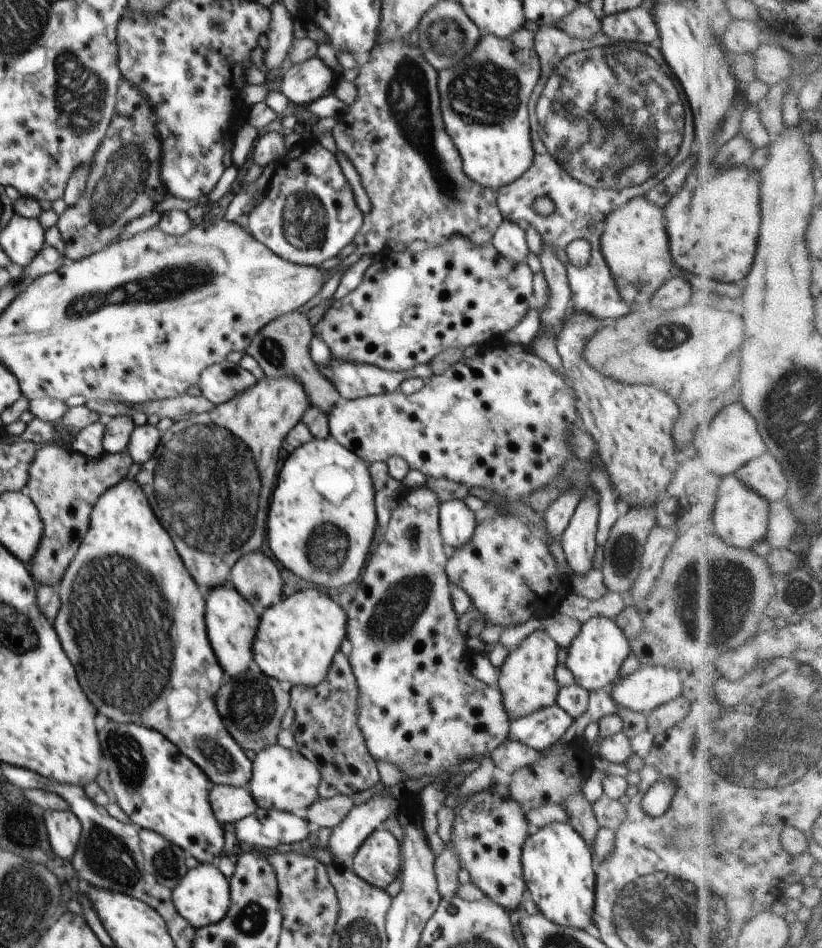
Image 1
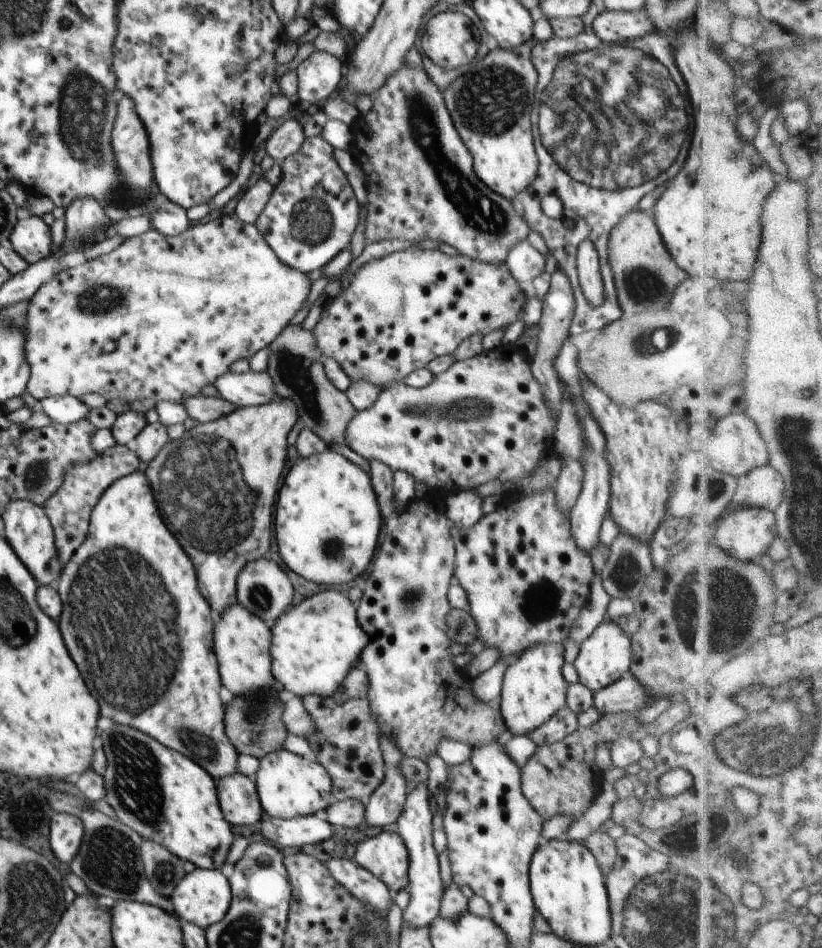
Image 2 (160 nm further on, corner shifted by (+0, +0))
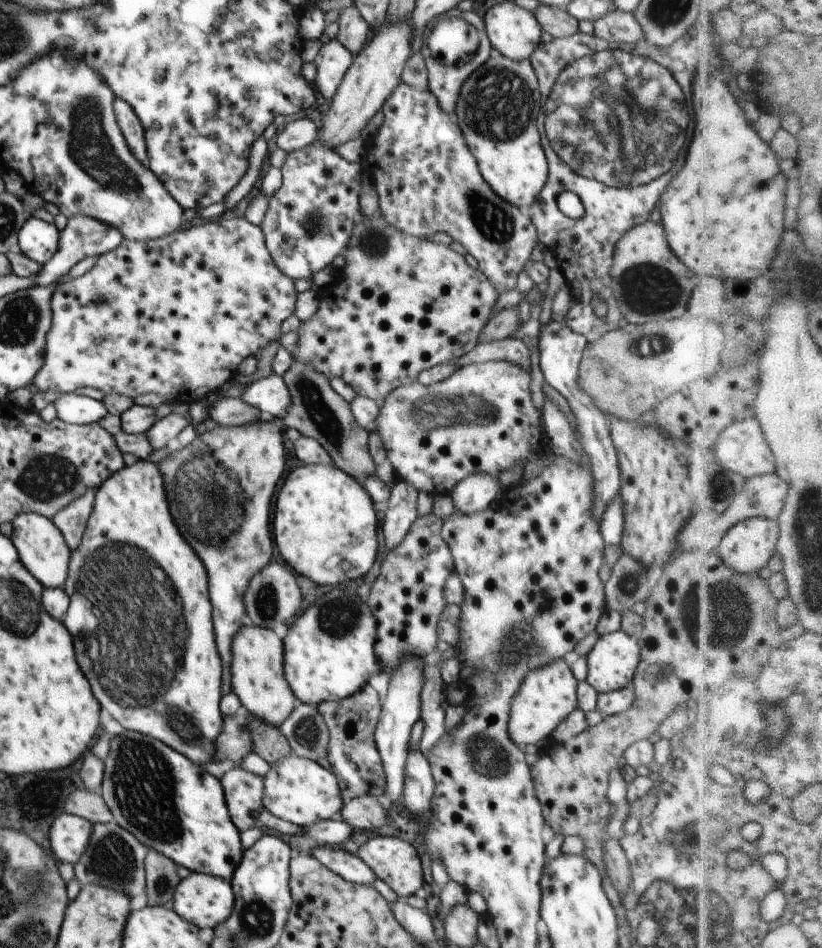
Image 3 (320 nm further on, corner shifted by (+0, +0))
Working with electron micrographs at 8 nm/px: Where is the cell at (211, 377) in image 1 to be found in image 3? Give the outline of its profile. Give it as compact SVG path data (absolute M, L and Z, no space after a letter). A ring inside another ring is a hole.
M276 374L250 383L241 399L274 418L284 418L293 401L289 386Z

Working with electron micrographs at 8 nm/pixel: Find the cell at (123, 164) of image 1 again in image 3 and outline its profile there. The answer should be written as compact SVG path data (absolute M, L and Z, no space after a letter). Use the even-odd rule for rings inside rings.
M115 97L113 107L118 126L123 132L129 149L144 166L148 167L149 156L145 130L141 125L138 115L130 108L128 102L124 102L121 98Z

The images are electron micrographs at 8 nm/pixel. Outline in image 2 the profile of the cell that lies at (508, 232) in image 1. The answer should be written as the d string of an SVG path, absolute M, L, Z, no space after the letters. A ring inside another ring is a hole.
M520 240L508 250L505 264L520 284L533 282L545 272L545 258L527 240Z

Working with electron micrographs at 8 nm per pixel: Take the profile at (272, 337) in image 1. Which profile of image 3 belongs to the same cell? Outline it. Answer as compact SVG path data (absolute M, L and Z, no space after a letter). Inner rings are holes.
M295 359L290 370L282 378L286 386L289 386L293 400L282 418L284 424L296 428L301 435L317 440L331 456L332 464L358 482L362 483L367 477L376 476L376 463L369 451L370 432L356 422L351 403L346 402L346 399L332 388L329 378L318 372L312 365Z

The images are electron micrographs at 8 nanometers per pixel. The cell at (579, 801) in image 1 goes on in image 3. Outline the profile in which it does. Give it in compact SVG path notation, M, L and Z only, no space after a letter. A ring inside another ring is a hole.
M608 839L603 846L604 862L613 887L620 896L626 894L632 884L632 871L625 850L616 839Z

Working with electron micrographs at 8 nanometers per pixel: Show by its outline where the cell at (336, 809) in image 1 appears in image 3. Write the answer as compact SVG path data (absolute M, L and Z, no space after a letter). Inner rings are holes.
M372 795L353 798L341 808L339 817L352 828L365 829L366 831L382 830L390 820L387 806L381 799Z

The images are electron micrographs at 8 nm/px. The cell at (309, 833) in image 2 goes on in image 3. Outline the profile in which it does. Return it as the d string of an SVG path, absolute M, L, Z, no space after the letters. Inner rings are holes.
M340 817L326 819L304 828L304 835L314 839L314 845L328 845L329 847L342 846L350 838L354 829Z

